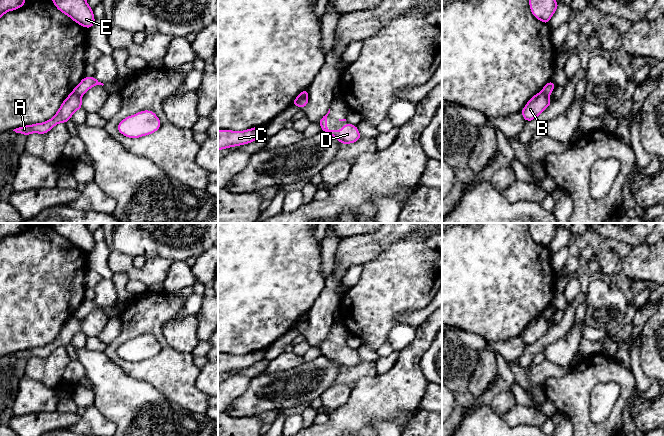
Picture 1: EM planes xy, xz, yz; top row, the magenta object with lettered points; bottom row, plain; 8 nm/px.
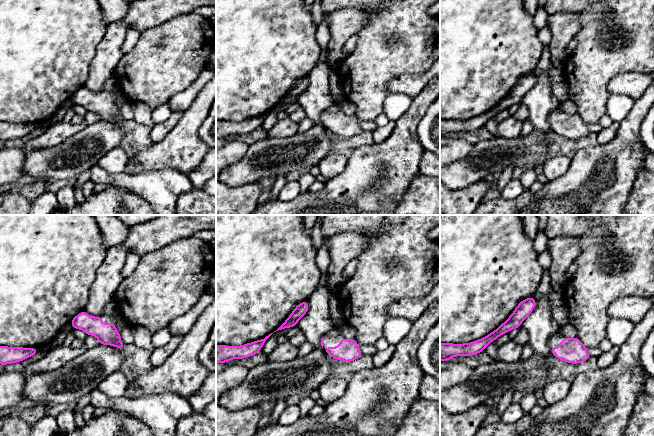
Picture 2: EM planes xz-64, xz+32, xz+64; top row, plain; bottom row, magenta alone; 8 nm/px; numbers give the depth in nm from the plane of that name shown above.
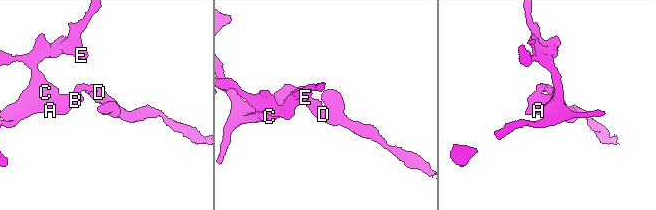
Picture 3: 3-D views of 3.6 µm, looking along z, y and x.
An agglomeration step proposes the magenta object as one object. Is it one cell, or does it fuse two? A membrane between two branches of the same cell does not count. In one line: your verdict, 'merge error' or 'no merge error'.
merge error

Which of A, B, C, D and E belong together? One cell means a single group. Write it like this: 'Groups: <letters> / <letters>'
Groups: A B C E / D

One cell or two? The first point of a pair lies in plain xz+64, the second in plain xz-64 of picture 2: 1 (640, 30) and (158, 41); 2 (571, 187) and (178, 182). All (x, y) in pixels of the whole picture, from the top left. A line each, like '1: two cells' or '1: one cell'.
1: one cell
2: two cells

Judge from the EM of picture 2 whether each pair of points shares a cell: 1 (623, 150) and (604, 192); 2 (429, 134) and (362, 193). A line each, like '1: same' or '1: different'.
1: same
2: different

